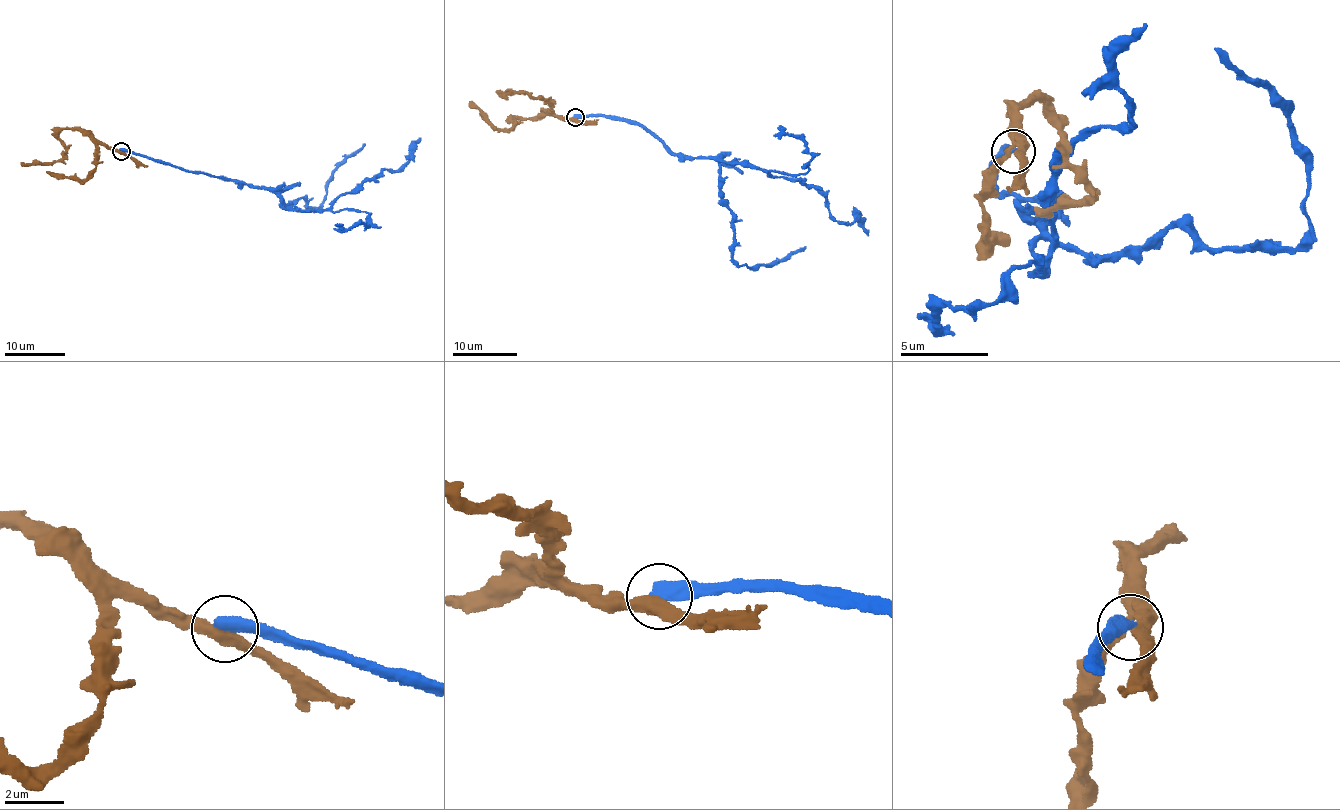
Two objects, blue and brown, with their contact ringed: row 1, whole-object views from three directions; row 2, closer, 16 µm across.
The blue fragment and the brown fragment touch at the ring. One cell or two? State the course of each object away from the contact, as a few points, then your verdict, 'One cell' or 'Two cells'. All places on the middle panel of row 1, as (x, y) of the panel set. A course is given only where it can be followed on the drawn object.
Course of blue: (575, 118), (634, 121), (675, 153), (715, 158), (739, 266), (775, 264), (806, 246). Course of brown: (575, 118), (538, 114), (535, 118), (513, 119), (514, 124), (498, 128), (469, 101). Two cells

